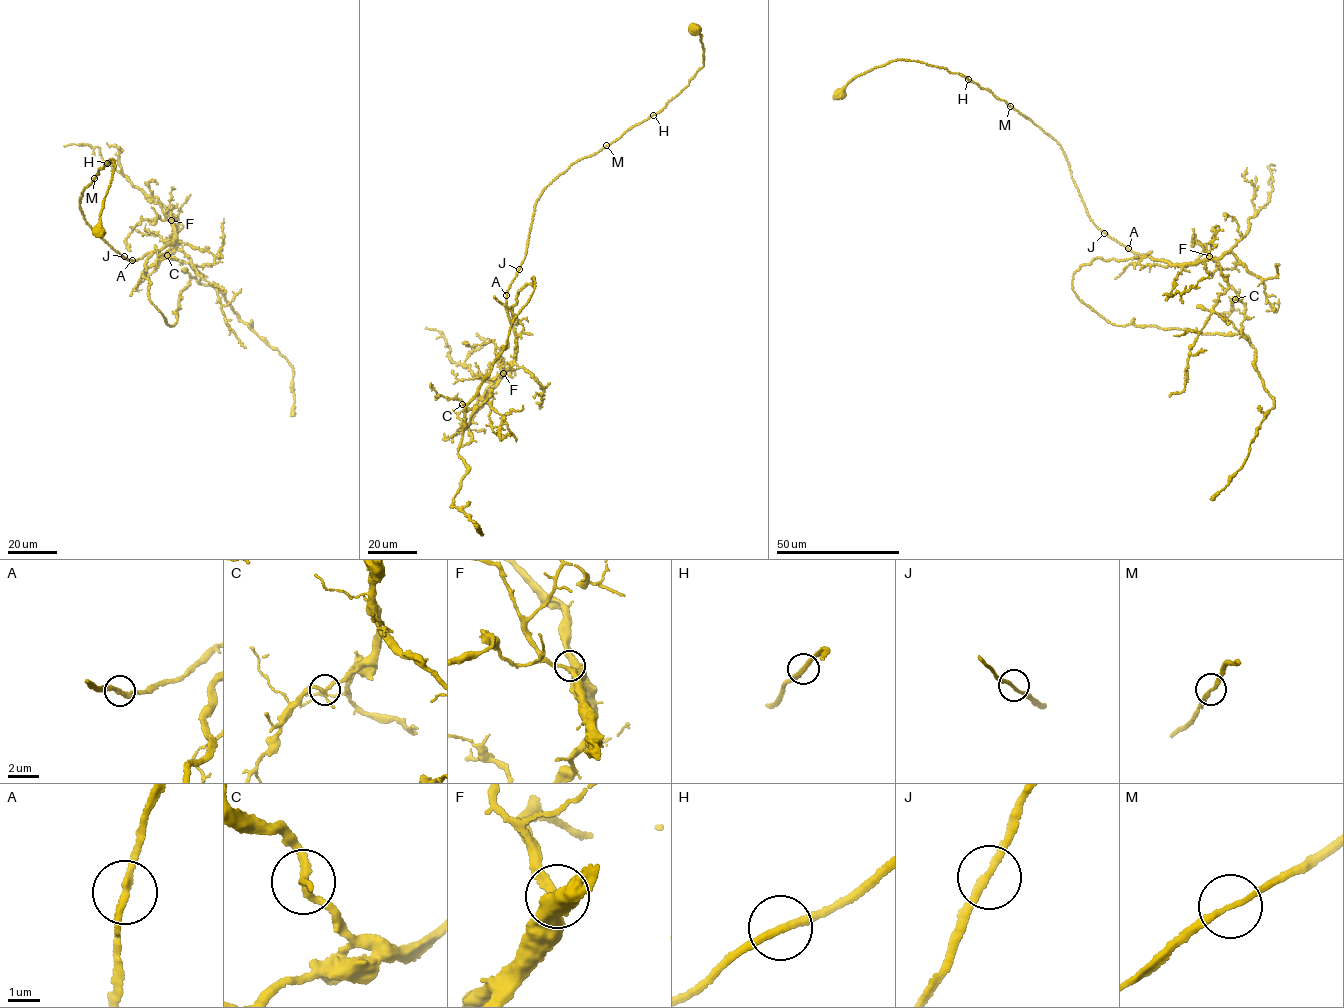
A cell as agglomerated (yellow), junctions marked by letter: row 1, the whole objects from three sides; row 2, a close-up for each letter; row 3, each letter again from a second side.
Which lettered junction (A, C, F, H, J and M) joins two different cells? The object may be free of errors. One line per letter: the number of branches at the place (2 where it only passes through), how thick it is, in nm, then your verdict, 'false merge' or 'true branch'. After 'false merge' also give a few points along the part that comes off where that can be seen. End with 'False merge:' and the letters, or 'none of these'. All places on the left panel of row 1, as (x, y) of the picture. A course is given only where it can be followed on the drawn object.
A: branches 2; calibre 220 nm; true branch
C: branches 3; calibre 200 nm; true branch
F: branches 2; calibre 280 nm; true branch
H: branches 2; calibre 240 nm; true branch
J: branches 2; calibre 190 nm; true branch
M: branches 2; calibre 160 nm; true branch
False merge: none of these

